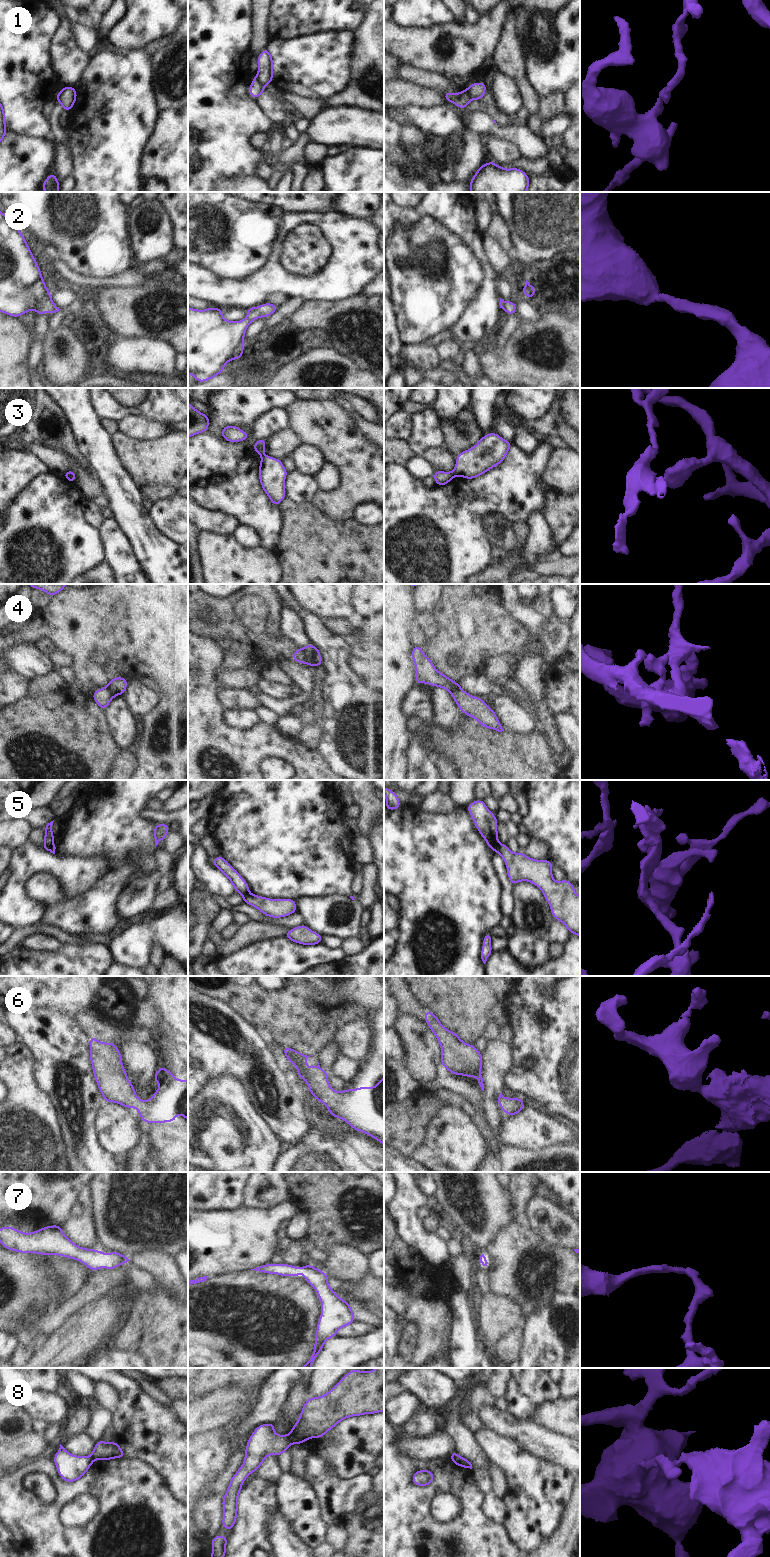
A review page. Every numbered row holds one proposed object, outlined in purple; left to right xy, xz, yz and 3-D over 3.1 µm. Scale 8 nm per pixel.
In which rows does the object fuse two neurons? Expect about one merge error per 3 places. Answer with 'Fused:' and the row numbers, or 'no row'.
Fused: 1, 3, 4, 5, 8

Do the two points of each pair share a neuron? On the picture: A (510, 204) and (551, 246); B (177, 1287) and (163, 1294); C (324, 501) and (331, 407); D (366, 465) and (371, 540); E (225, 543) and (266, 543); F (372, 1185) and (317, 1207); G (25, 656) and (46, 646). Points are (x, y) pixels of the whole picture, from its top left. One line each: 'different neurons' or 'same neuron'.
A: same neuron
B: different neurons
C: same neuron
D: different neurons
E: different neurons
F: same neuron
G: different neurons

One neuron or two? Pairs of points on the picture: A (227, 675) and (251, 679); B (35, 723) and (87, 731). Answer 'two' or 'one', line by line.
A: one
B: one

